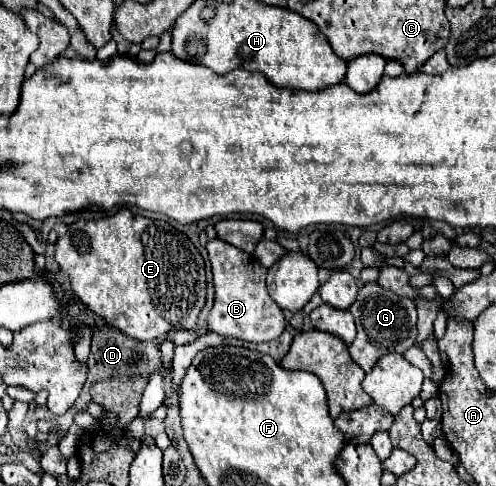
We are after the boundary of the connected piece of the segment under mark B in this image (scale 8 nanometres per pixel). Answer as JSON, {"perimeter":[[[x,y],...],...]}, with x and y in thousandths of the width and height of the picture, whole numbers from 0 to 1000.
{"perimeter":[[[446,490],[421,494],[417,502],[429,580],[433,580],[433,626],[421,646],[421,679],[446,691],[478,691],[506,704],[554,700],[575,679],[575,650],[550,621],[534,588],[538,551],[530,551],[506,523],[470,510]]]}

